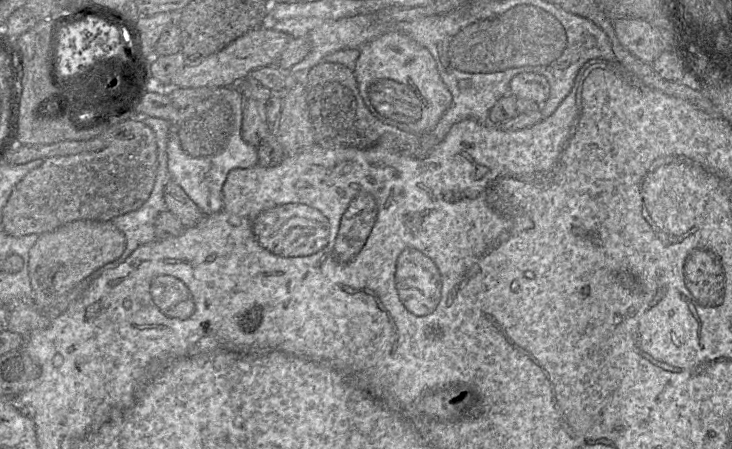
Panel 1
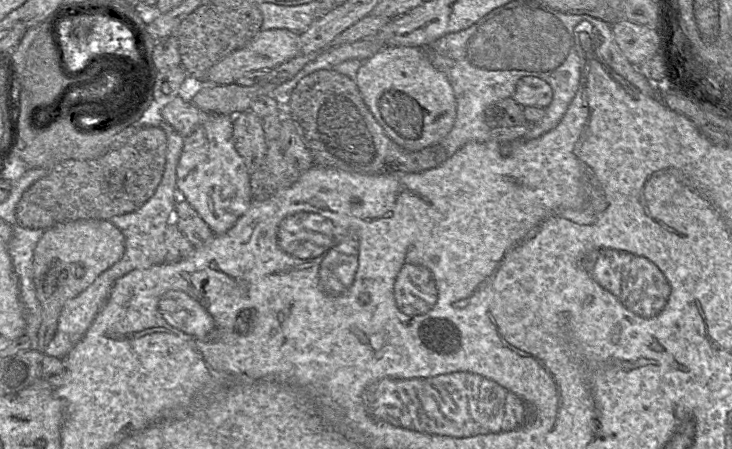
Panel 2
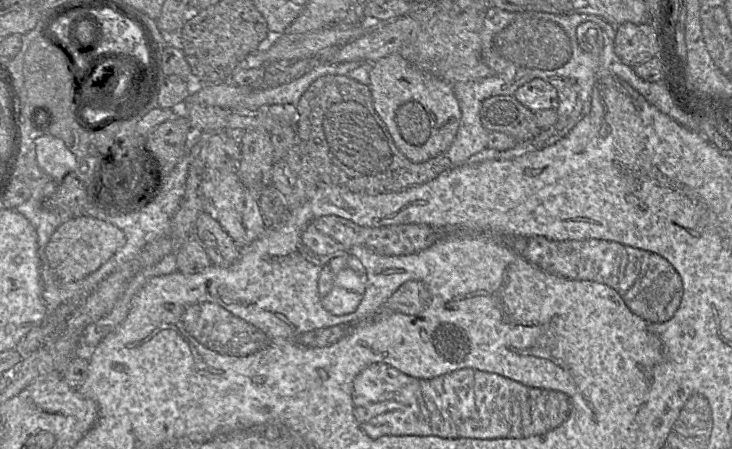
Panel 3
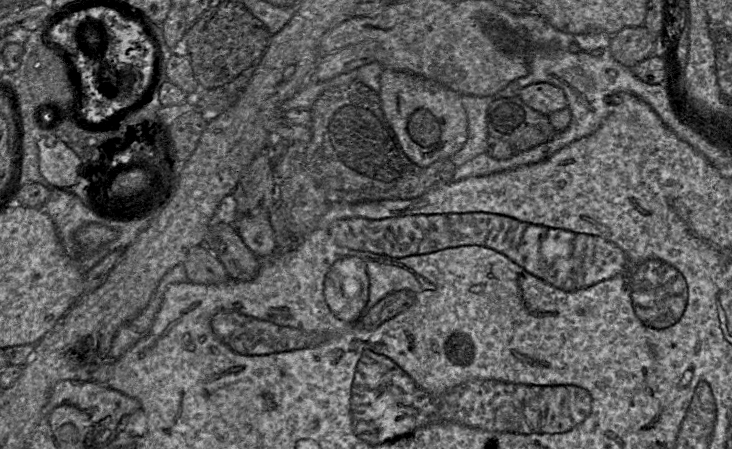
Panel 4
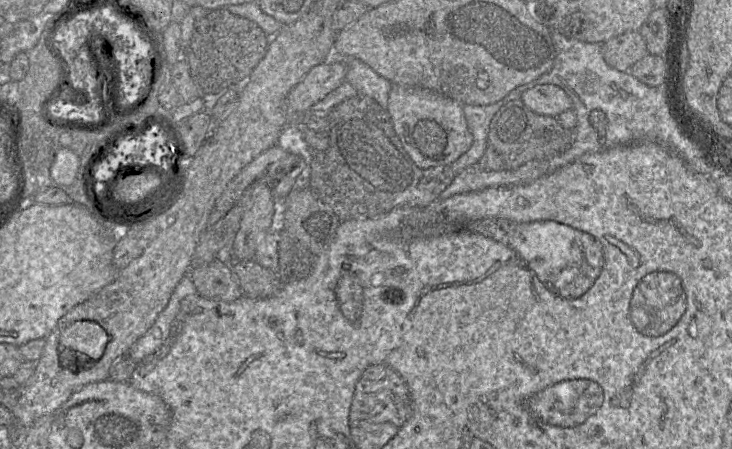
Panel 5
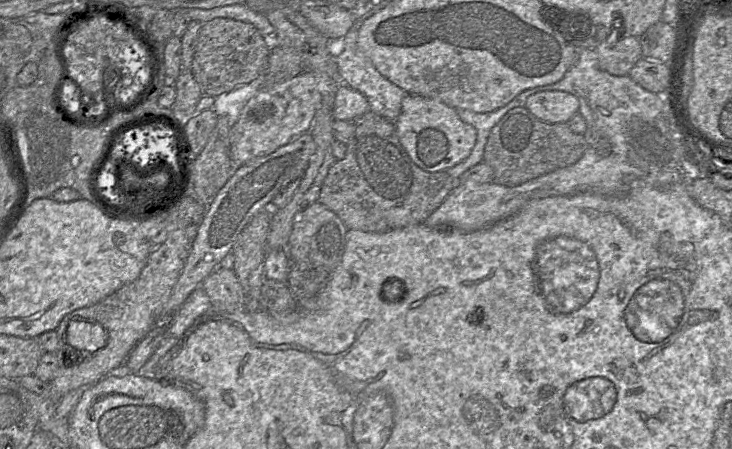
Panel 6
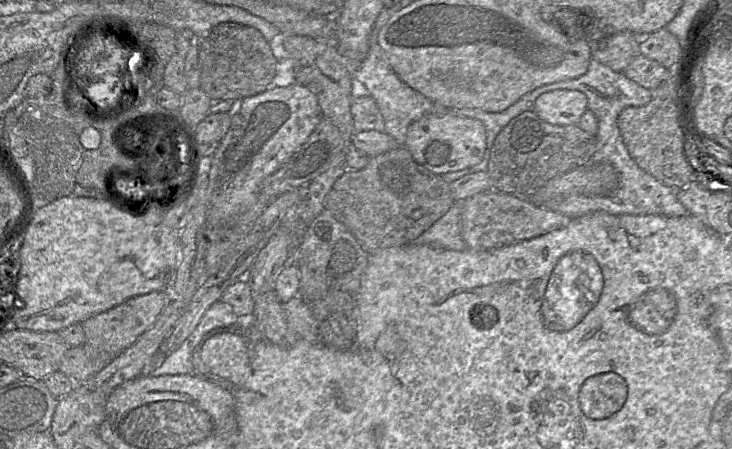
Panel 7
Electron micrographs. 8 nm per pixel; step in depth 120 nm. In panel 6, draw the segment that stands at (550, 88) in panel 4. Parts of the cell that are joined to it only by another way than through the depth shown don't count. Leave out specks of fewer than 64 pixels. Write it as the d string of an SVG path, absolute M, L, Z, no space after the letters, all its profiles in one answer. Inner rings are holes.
M541 91L529 96L525 103L536 118L547 123L567 123L578 113L578 99L564 91Z

